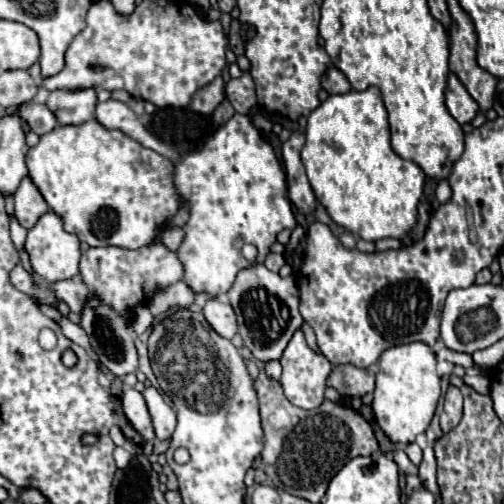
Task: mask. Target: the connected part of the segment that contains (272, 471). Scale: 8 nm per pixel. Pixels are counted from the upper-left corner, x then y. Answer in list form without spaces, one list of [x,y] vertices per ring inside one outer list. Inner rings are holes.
[[[264,371],[254,379],[254,389],[260,399],[260,417],[264,429],[262,463],[266,475],[276,489],[284,489],[290,495],[304,497],[310,503],[320,503],[330,479],[352,459],[378,451],[378,441],[370,423],[354,411],[350,405],[324,403],[316,409],[300,409],[292,405],[276,379],[270,379]],[[310,469],[310,481],[308,481]]]

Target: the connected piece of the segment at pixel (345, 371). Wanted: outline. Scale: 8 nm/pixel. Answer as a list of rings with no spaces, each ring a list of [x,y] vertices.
[[[336,365],[326,381],[326,385],[334,387],[340,395],[346,397],[362,397],[375,388],[375,374],[368,369],[360,369],[354,365]]]

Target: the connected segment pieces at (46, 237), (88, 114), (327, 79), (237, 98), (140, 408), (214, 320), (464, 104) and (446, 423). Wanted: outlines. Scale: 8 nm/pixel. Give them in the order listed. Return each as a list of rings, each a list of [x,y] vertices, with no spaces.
[[[48,211],[46,215],[42,215],[38,219],[38,223],[28,231],[28,237],[26,237],[26,251],[30,255],[30,263],[32,263],[32,269],[38,277],[54,283],[54,281],[62,281],[62,279],[72,279],[74,275],[78,275],[78,261],[80,261],[80,241],[76,235],[64,231],[62,227],[62,219]]]
[[[52,91],[46,105],[56,113],[58,125],[82,125],[84,121],[94,119],[96,91]]]
[[[330,67],[322,79],[322,87],[332,95],[332,93],[348,93],[350,91],[350,83],[346,79],[346,75],[336,69],[336,67]]]
[[[244,73],[240,79],[230,79],[226,85],[226,97],[230,99],[236,113],[248,113],[256,105],[256,93],[254,93],[254,81],[248,73]]]
[[[126,389],[124,395],[122,395],[122,407],[124,407],[124,413],[126,413],[128,421],[132,423],[132,427],[134,427],[146,441],[156,439],[154,429],[152,429],[152,421],[150,421],[150,413],[148,413],[148,409],[146,409],[146,401],[144,401],[144,397],[142,397],[140,391],[136,391],[136,389]]]
[[[208,299],[204,305],[204,317],[212,329],[224,339],[232,339],[238,333],[236,313],[230,303],[220,303],[218,299]]]
[[[450,73],[448,77],[448,87],[446,87],[446,107],[450,111],[450,115],[460,123],[470,123],[476,113],[478,113],[478,103],[470,97],[470,93],[466,91],[466,87],[460,83],[460,79]]]
[[[450,385],[444,397],[444,411],[440,415],[440,427],[444,433],[454,429],[462,417],[462,393],[458,387]]]

